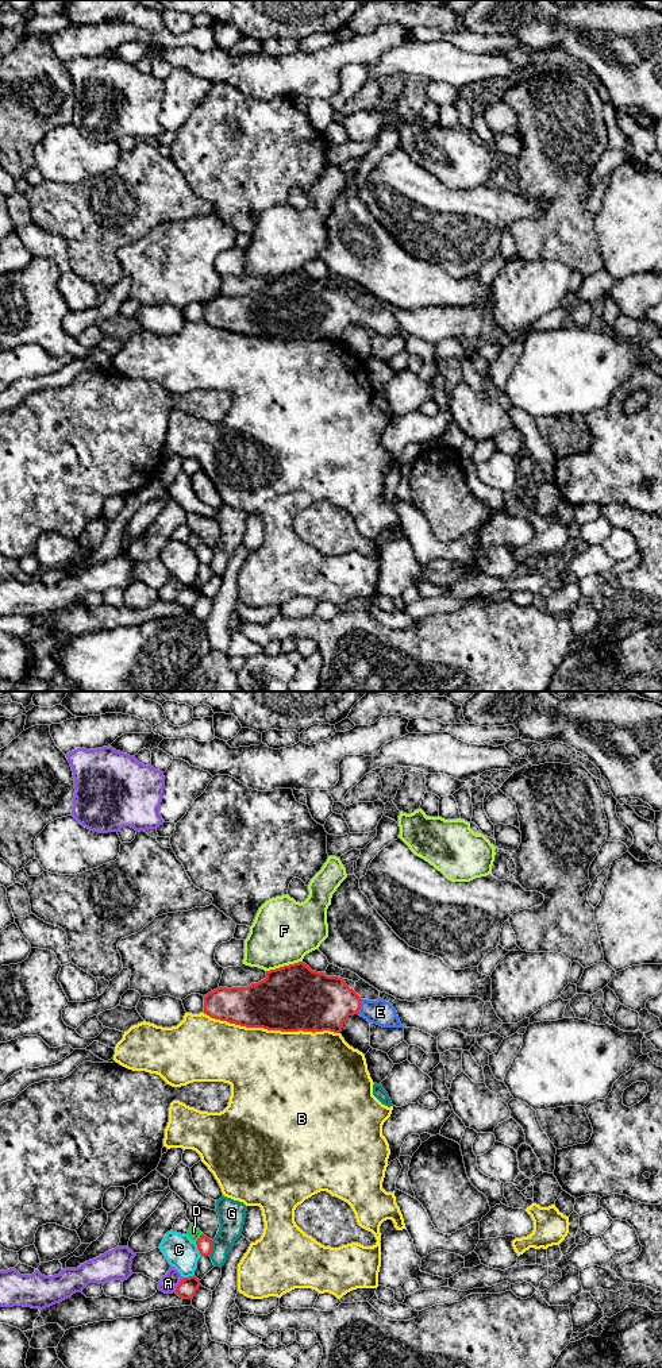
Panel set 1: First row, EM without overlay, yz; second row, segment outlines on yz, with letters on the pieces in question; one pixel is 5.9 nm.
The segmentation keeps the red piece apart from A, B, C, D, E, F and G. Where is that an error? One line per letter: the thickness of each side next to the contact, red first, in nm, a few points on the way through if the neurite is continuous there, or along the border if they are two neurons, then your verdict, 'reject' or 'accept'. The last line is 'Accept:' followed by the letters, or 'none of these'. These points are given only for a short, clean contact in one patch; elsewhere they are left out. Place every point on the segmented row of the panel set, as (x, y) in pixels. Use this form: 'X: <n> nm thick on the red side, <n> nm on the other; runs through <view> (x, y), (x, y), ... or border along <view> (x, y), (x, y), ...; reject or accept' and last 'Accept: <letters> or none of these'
A: 120 nm thick on the red side, 110 nm on the other; reject
B: 400 nm thick on the red side, 500 nm on the other; reject
C: 90 nm thick on the red side, 190 nm on the other; reject
D: 90 nm thick on the red side, 70 nm on the other; border along yz (201, 1233), (195, 1241); reject
E: 340 nm thick on the red side, 150 nm on the other; runs through yz (318, 1002), (349, 1002), (360, 1006), (380, 1012); accept
F: 400 nm thick on the red side, 380 nm on the other; reject
G: 90 nm thick on the red side, 160 nm on the other; border along yz (212, 1240), (212, 1251), (208, 1255); reject
Accept: E

